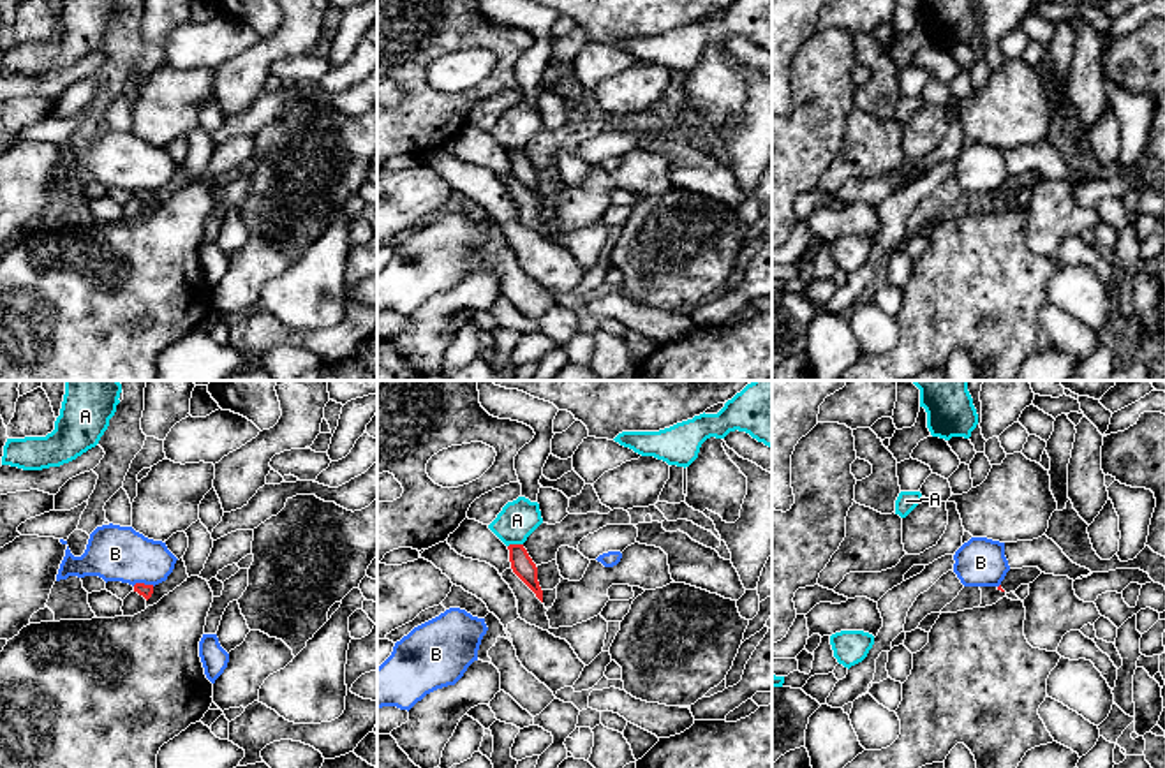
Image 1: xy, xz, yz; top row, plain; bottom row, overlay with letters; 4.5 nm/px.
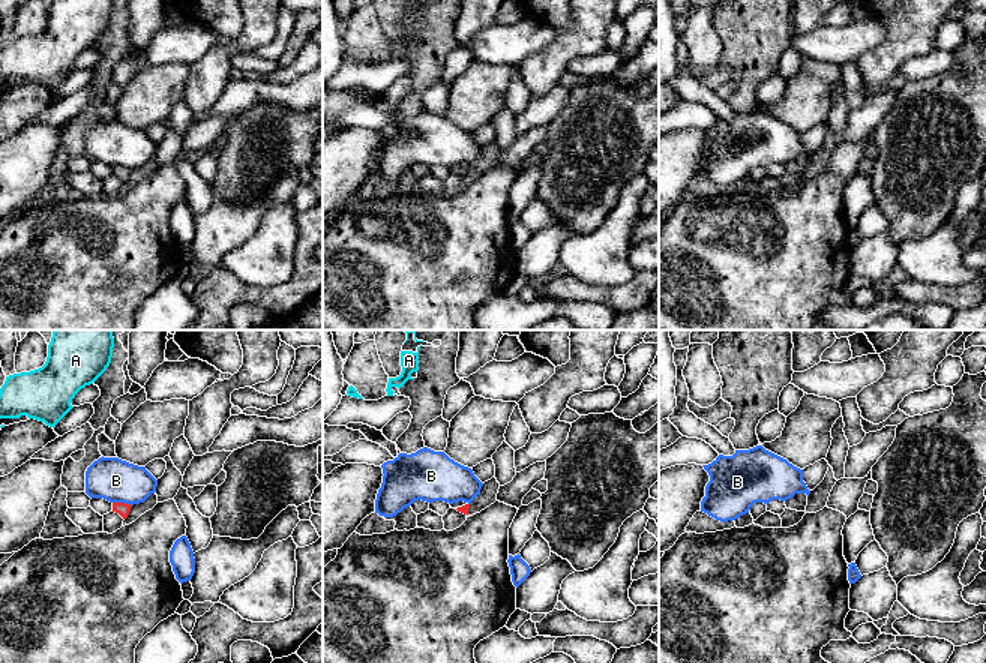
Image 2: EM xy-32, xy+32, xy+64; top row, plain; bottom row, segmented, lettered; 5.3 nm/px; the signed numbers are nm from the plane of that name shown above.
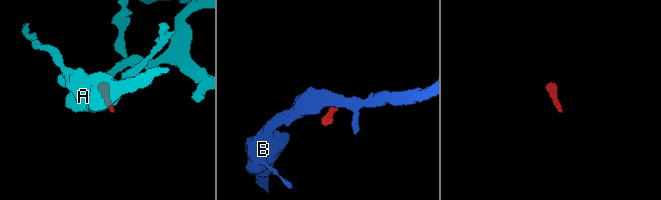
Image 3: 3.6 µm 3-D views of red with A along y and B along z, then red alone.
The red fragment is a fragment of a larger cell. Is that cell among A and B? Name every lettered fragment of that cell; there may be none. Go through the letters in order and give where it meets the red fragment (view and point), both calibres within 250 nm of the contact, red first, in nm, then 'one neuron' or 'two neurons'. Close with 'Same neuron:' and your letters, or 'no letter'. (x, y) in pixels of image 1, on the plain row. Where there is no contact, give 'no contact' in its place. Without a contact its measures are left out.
A: meets red in xz at (515, 150); 100 nm thick on the red side, 170 nm on the other; two neurons
B: meets red in xy at (143, 189); 60 nm thick on the red side, 260 nm on the other; two neurons
Same neuron: no letter

